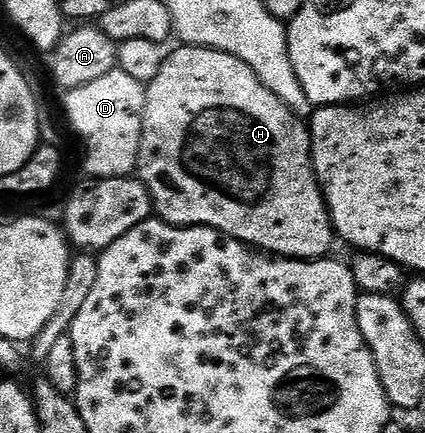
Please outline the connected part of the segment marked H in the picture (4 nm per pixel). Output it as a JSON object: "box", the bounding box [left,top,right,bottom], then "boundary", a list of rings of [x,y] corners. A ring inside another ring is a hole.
{"box":[136,45,335,260],"boundary":[[[178,45],[174,54],[170,53],[165,59],[163,68],[159,68],[159,76],[145,86],[145,111],[143,112],[143,132],[139,144],[136,177],[149,189],[153,198],[153,209],[160,221],[168,222],[170,226],[210,226],[219,233],[234,238],[237,242],[244,242],[250,248],[261,252],[268,252],[273,256],[291,258],[294,260],[312,260],[324,258],[335,243],[333,223],[329,221],[329,207],[325,205],[325,196],[321,189],[317,174],[313,171],[313,140],[309,136],[309,127],[300,116],[275,92],[271,92],[235,56],[222,50],[212,50],[206,46]]]}

